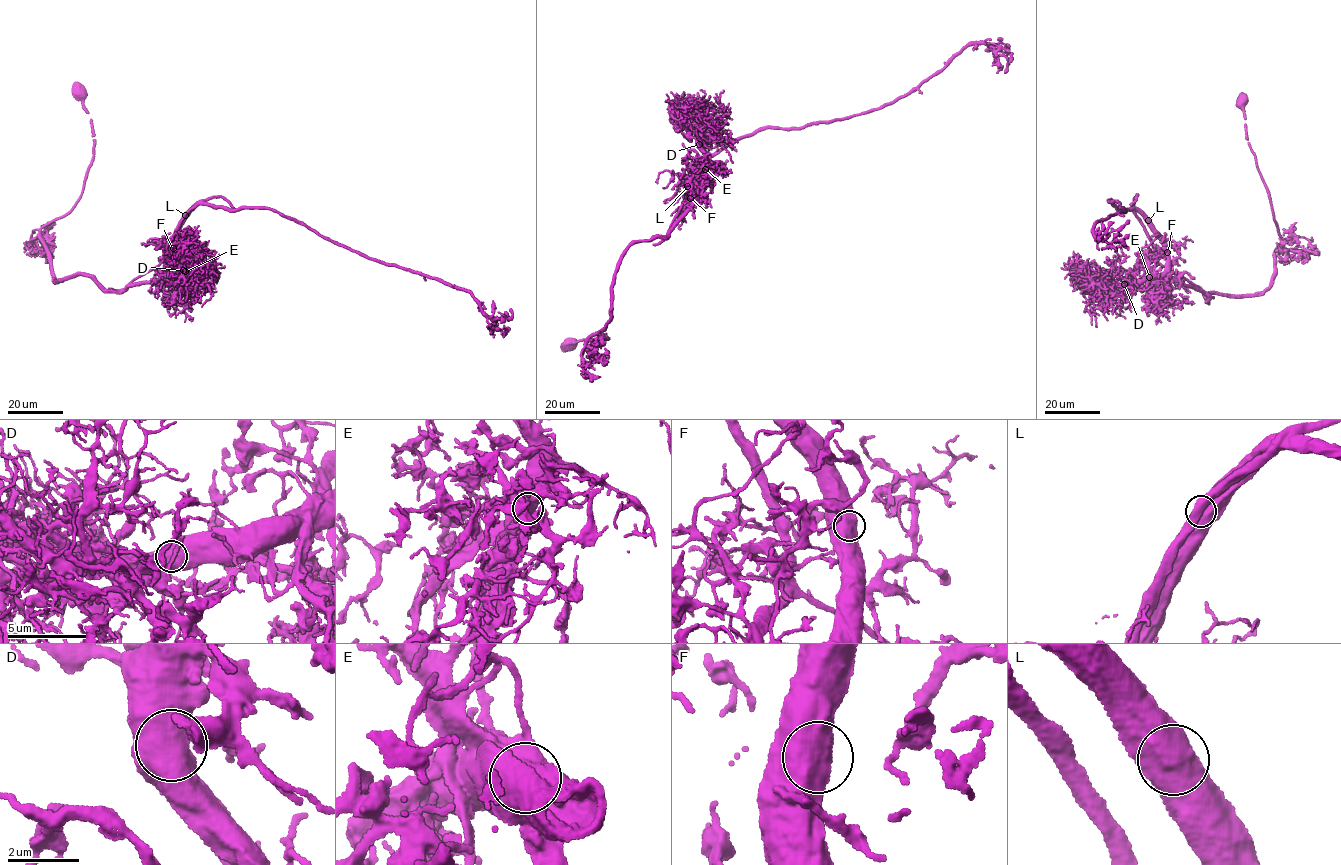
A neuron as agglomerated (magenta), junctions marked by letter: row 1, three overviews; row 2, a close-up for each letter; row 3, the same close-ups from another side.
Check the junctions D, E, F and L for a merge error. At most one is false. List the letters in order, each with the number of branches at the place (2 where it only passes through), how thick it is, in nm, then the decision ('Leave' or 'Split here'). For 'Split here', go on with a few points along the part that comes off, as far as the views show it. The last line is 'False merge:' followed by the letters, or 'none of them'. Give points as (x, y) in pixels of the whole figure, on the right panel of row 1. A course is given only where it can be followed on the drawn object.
D: Branches: 1. Thickness 1050 nm. Leave
E: Branches: 1. Thickness 1450 nm. Split here. Course of the part to remove: (1149, 276), (1156, 264), (1155, 248), (1132, 208), (1137, 194), (1132, 205)
F: Branches: 1. Thickness 1050 nm. Leave
L: Branches: 1. Thickness 1000 nm. Leave
False merge: E

